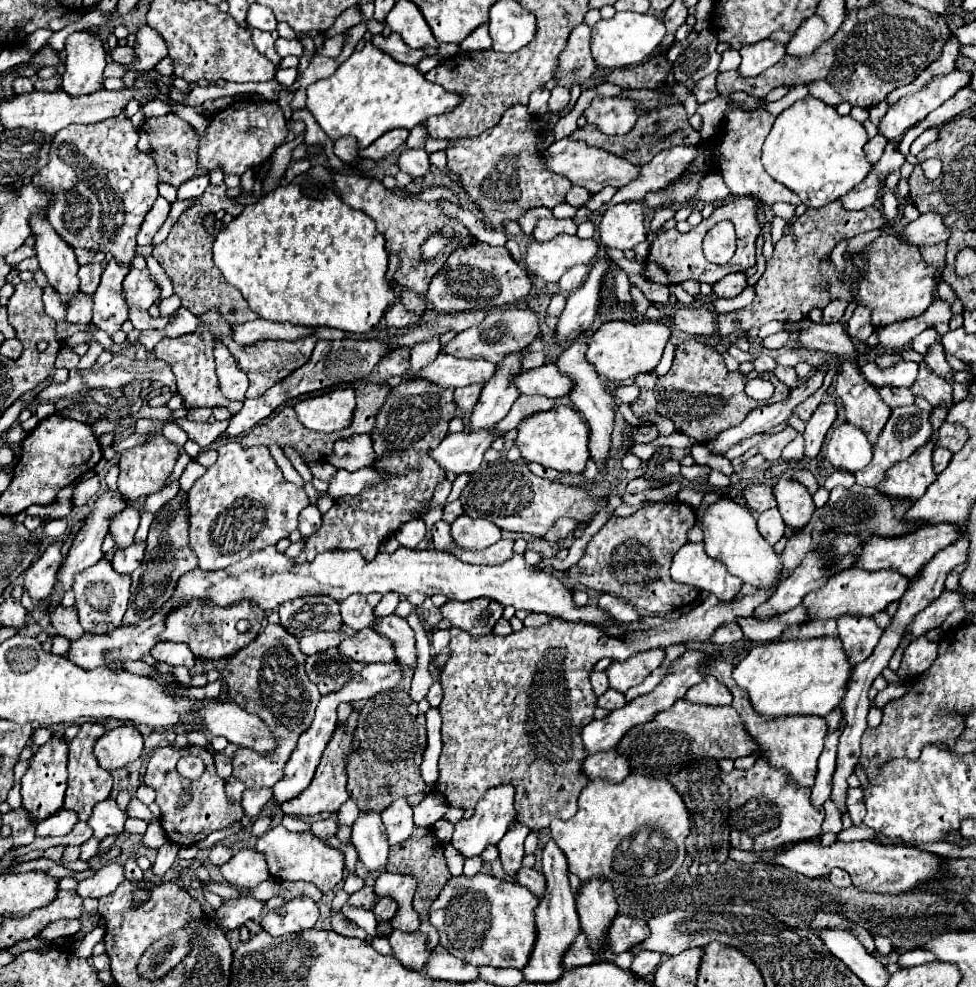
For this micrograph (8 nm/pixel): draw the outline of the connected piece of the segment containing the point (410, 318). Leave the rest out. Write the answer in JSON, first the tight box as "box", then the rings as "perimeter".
{"box":[383,302,419,328],"perimeter":[[[395,302],[383,316],[383,322],[387,328],[407,328],[407,326],[413,326],[417,320],[419,316],[415,316],[413,312],[407,312],[401,302]]]}

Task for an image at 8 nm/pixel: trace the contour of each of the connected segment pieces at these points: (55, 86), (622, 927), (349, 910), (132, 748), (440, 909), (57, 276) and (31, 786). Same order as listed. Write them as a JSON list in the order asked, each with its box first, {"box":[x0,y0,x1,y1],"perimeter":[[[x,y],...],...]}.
[{"box":[35,74,61,92],"perimeter":[[[55,74],[55,76],[49,78],[49,80],[41,80],[41,78],[37,78],[37,80],[35,80],[35,90],[47,90],[47,92],[61,90],[61,76]]]},{"box":[607,914,649,954],"perimeter":[[[617,914],[617,918],[611,924],[611,930],[609,930],[607,948],[615,954],[627,952],[627,950],[635,948],[635,944],[641,944],[647,938],[647,930],[649,928],[647,928],[645,920]]]},{"box":[342,902,379,938],"perimeter":[[[346,902],[342,907],[342,913],[346,918],[356,923],[359,927],[363,928],[372,938],[379,936],[376,931],[377,922],[372,911],[352,906]]]},{"box":[95,726,143,770],"perimeter":[[[119,726],[95,740],[95,758],[105,770],[117,770],[143,752],[143,736],[135,726]]]},{"box":[429,874,539,970],"perimeter":[[[475,874],[475,876],[453,876],[443,892],[439,892],[437,900],[431,904],[429,922],[439,932],[439,944],[453,956],[473,964],[473,966],[497,966],[497,968],[517,968],[523,970],[523,966],[529,960],[529,954],[535,944],[535,906],[539,904],[539,898],[529,892],[529,888],[523,888],[517,882],[505,882],[489,874]]]},{"box":[31,216,79,302],"perimeter":[[[35,216],[35,220],[31,220],[31,230],[41,270],[45,272],[49,284],[61,294],[63,302],[69,302],[69,296],[79,286],[79,264],[73,248],[65,244],[59,234],[55,234],[47,216]]]},{"box":[21,734,67,820],"perimeter":[[[53,734],[49,742],[45,742],[29,760],[29,768],[21,780],[21,794],[23,794],[23,808],[27,808],[37,820],[45,820],[47,816],[55,814],[63,806],[63,796],[67,788],[67,744],[63,736]]]}]

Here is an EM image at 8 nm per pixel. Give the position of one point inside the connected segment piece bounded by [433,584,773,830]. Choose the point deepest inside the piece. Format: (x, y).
(514, 706)

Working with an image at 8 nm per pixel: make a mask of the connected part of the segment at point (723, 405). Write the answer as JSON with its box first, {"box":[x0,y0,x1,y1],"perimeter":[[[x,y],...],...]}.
{"box":[631,338,763,444],"perimeter":[[[689,338],[687,342],[677,346],[673,366],[665,376],[657,376],[655,372],[643,372],[635,376],[635,386],[639,386],[639,398],[631,402],[631,410],[635,416],[655,412],[663,418],[669,418],[675,424],[677,432],[689,434],[705,444],[713,440],[719,432],[737,426],[749,410],[763,404],[743,392],[747,380],[755,376],[759,374],[751,372],[745,376],[741,372],[729,372],[723,356],[713,346]]]}

